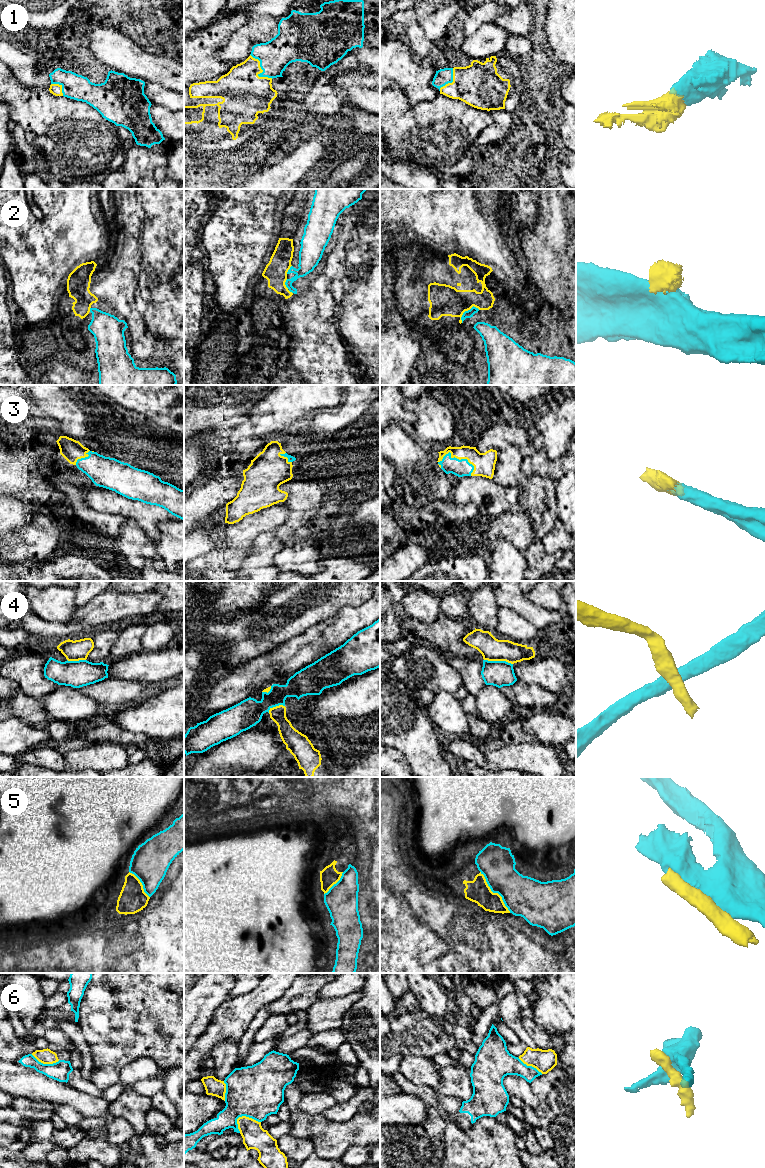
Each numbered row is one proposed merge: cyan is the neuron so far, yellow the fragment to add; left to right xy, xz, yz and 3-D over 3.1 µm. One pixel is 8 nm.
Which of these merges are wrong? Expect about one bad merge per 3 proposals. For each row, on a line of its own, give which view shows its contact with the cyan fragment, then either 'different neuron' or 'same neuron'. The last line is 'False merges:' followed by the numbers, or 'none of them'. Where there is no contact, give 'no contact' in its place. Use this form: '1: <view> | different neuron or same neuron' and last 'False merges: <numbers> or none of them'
1: xz | same neuron
2: yz | different neuron
3: yz | same neuron
4: yz | different neuron
5: yz | different neuron
6: xz | different neuron
False merges: 2, 4, 5, 6

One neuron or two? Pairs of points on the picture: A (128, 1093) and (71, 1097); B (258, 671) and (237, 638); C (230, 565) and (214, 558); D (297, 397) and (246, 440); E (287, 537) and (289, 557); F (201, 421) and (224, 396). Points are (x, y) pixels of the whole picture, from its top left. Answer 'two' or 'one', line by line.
A: two
B: two
C: one
D: one
E: two
F: one

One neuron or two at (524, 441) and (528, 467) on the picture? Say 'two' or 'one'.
two

